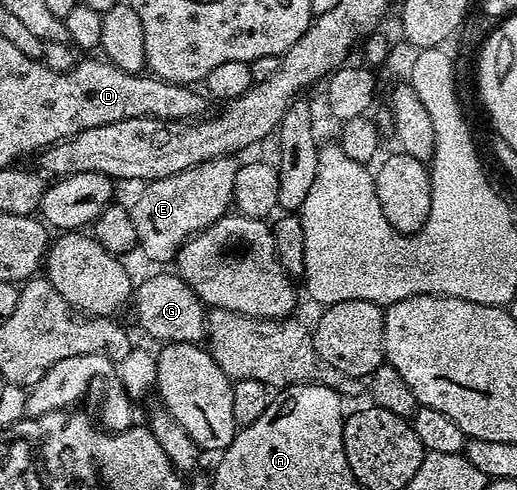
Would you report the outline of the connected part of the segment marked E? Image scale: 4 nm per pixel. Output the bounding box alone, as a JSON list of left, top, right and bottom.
[129,157,239,265]

